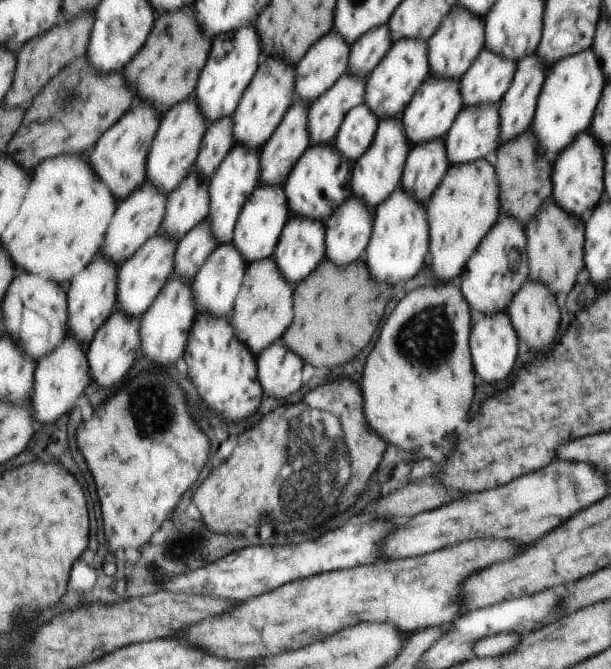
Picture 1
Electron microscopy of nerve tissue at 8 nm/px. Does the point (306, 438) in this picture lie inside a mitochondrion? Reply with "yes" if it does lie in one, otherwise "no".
yes

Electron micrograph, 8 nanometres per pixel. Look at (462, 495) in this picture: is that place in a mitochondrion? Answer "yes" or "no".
no

